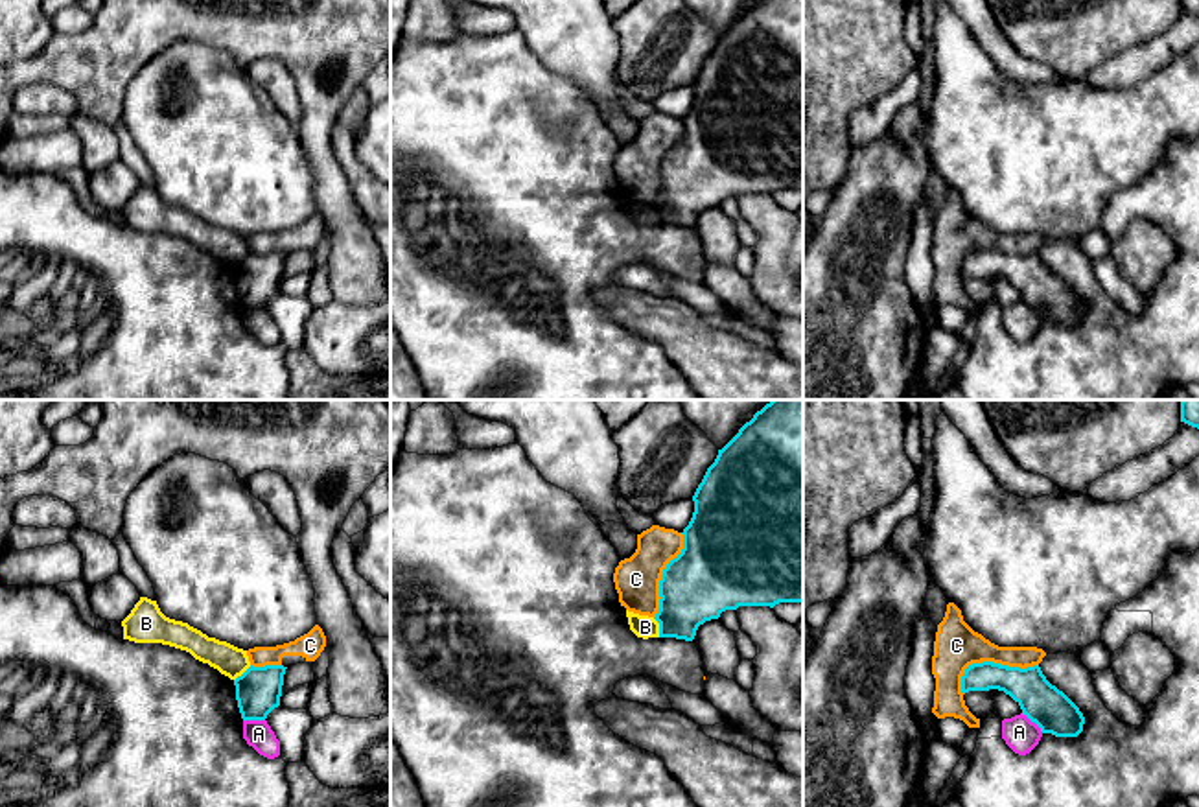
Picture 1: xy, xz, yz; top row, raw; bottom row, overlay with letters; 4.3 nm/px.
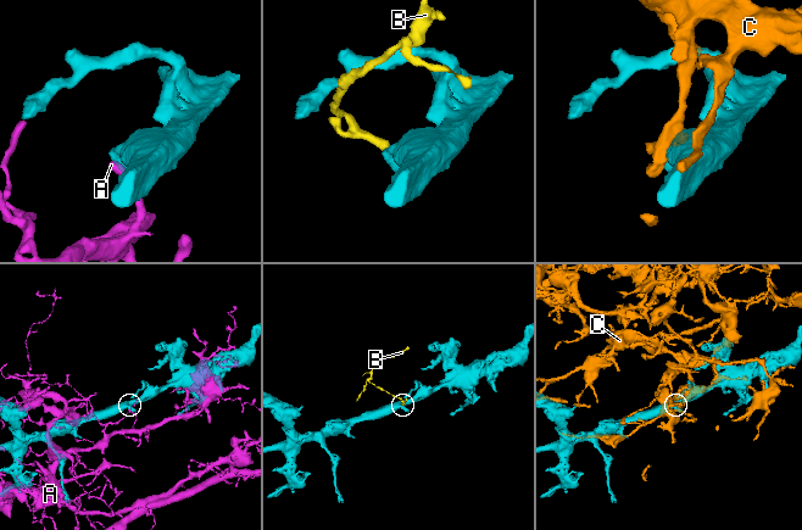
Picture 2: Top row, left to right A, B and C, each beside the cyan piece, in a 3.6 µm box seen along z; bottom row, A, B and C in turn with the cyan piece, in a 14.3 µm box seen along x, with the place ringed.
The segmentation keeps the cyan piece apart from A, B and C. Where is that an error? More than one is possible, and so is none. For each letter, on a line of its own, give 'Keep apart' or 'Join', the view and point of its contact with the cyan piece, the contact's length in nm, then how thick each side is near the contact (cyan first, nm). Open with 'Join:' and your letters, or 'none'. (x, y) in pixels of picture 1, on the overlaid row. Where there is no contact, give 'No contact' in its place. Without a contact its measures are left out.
Join: none
A: Keep apart. Touches cyan at yz (1032, 721). Shared border 130 nm. Thickness 180 nm (cyan) against 150 nm
B: Keep apart. Touches cyan at xz (660, 627). Shared border 90 nm. Thickness 320 nm (cyan) against 100 nm
C: Keep apart. Touches cyan at yz (989, 662). Shared border 360 nm. Thickness 170 nm (cyan) against 200 nm

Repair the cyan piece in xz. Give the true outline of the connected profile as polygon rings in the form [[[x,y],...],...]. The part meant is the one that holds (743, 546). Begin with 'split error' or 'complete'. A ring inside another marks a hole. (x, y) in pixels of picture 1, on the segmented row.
complete | [[[772,400],[746,422],[707,468],[683,529],[683,549],[659,580],[659,637],[693,641],[700,625],[739,606],[803,604],[803,400]]]

